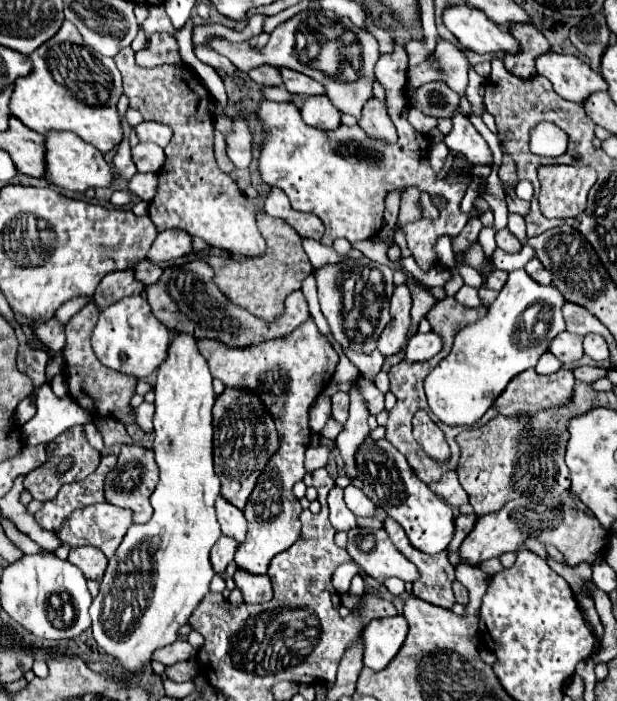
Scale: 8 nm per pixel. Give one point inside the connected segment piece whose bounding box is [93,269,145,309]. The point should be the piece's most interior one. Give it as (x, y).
(118, 284)

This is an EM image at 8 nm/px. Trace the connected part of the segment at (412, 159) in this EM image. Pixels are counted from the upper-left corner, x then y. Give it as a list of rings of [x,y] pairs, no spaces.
[[[397,43],[395,51],[391,55],[379,57],[375,65],[375,75],[379,73],[379,82],[386,93],[388,114],[391,121],[397,127],[399,141],[389,145],[383,141],[377,141],[365,131],[355,127],[337,127],[335,131],[319,131],[303,123],[299,109],[295,103],[275,103],[275,101],[263,101],[259,109],[259,119],[267,127],[267,141],[261,149],[259,157],[259,171],[261,179],[271,185],[285,191],[285,195],[291,201],[291,207],[295,211],[309,211],[315,213],[323,225],[325,235],[321,239],[323,245],[333,245],[335,239],[347,239],[347,241],[363,241],[379,233],[383,223],[383,211],[385,211],[385,197],[391,191],[417,187],[421,193],[429,193],[429,197],[445,199],[445,207],[439,209],[437,219],[425,219],[401,225],[401,231],[405,233],[407,247],[419,265],[421,271],[429,271],[433,267],[439,267],[439,259],[435,253],[435,243],[439,237],[449,235],[455,237],[461,233],[461,229],[467,225],[469,219],[481,217],[481,211],[471,209],[471,213],[461,213],[461,199],[467,191],[465,181],[449,183],[435,175],[433,167],[429,165],[427,151],[429,151],[429,135],[423,135],[413,129],[413,125],[407,121],[409,113],[409,99],[403,93],[407,82],[407,53]]]

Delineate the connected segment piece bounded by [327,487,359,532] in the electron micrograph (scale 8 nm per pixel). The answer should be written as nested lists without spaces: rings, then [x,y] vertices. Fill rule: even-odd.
[[[333,487],[331,489],[331,495],[329,495],[329,519],[331,523],[335,525],[336,531],[349,531],[349,529],[355,529],[359,527],[357,523],[357,517],[347,509],[345,501],[343,501],[343,491],[339,487]]]

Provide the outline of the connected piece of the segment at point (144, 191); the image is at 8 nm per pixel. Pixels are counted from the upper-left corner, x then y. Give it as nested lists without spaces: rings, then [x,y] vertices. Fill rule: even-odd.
[[[135,173],[129,181],[129,191],[147,203],[151,203],[157,189],[159,189],[157,173]]]

